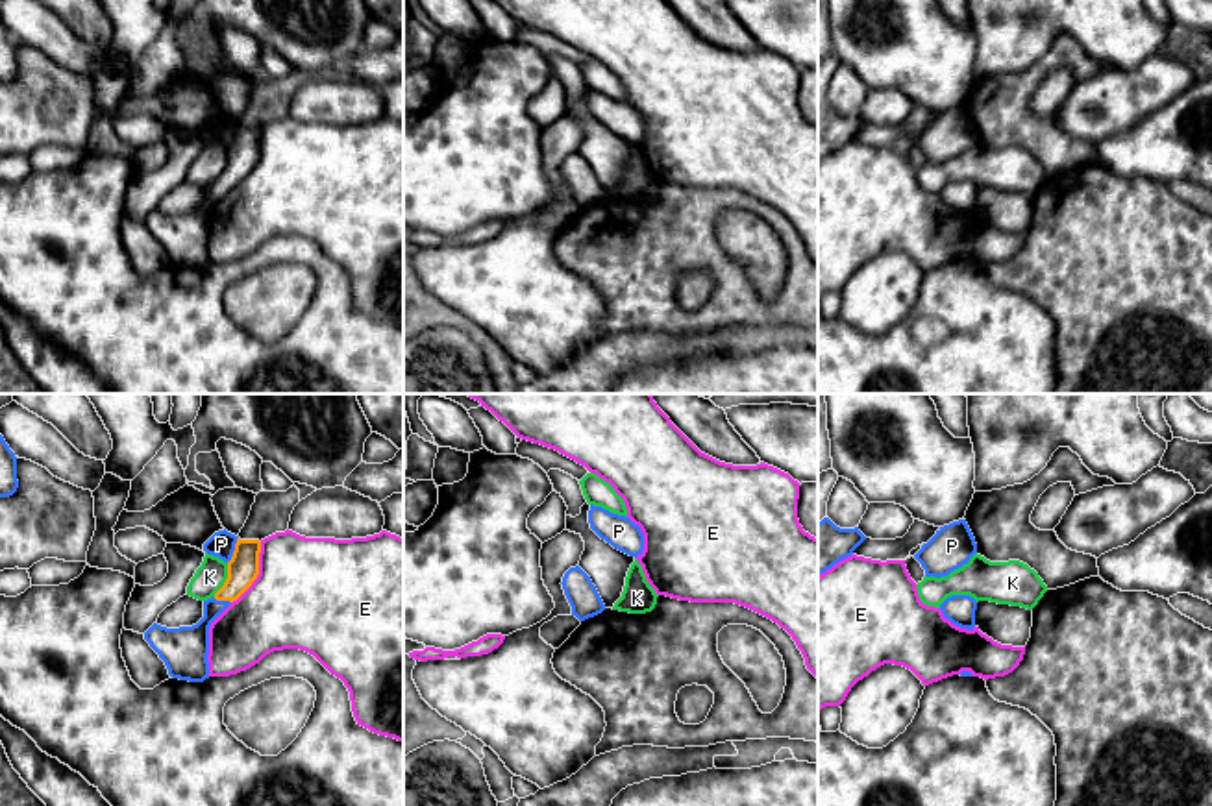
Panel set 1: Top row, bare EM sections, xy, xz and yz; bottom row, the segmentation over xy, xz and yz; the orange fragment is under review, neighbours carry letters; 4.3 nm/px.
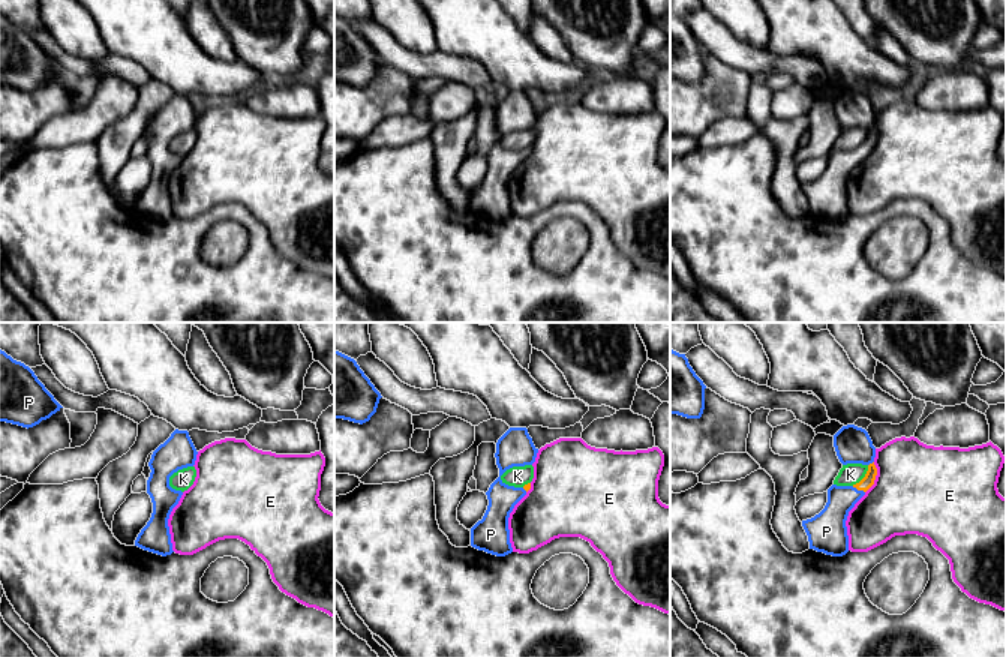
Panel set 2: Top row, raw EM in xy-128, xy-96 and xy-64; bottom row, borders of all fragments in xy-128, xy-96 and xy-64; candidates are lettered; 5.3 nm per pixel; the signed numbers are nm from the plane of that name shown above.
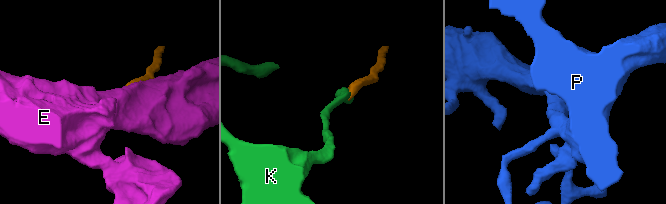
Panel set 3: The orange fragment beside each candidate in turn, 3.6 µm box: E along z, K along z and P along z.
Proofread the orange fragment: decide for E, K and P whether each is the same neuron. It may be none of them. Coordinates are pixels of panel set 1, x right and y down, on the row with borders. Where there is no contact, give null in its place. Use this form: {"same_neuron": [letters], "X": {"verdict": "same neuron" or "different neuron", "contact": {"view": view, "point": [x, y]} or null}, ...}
{"same_neuron": ["P"], "E": {"verdict": "different neuron", "contact": {"view": "xy", "point": [258, 573]}}, "K": {"verdict": "different neuron", "contact": {"view": "xy", "point": [226, 581]}}, "P": {"verdict": "same neuron", "contact": {"view": "xy", "point": [235, 549]}}}

